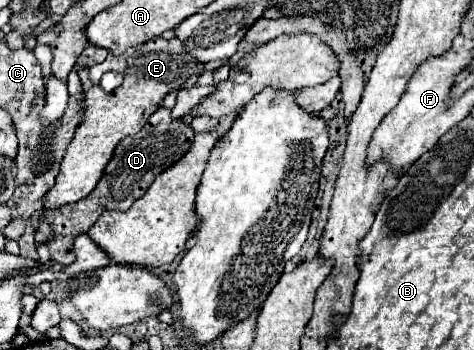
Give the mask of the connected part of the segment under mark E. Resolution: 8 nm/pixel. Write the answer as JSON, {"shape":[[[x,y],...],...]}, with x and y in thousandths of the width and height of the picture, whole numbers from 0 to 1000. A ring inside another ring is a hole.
{"shape":[[[325,109],[283,137],[274,183],[262,206],[262,234],[236,269],[224,269],[211,246],[194,246],[198,263],[181,263],[177,286],[177,343],[165,354],[152,406],[139,417],[139,446],[127,463],[127,491],[114,531],[93,560],[97,594],[118,600],[135,583],[152,583],[186,560],[215,509],[245,411],[262,389],[287,383],[308,354],[312,331],[329,320],[342,280],[354,263],[376,257],[380,240],[397,217],[418,211],[422,194],[426,183],[397,160],[388,126],[376,109]]]}

